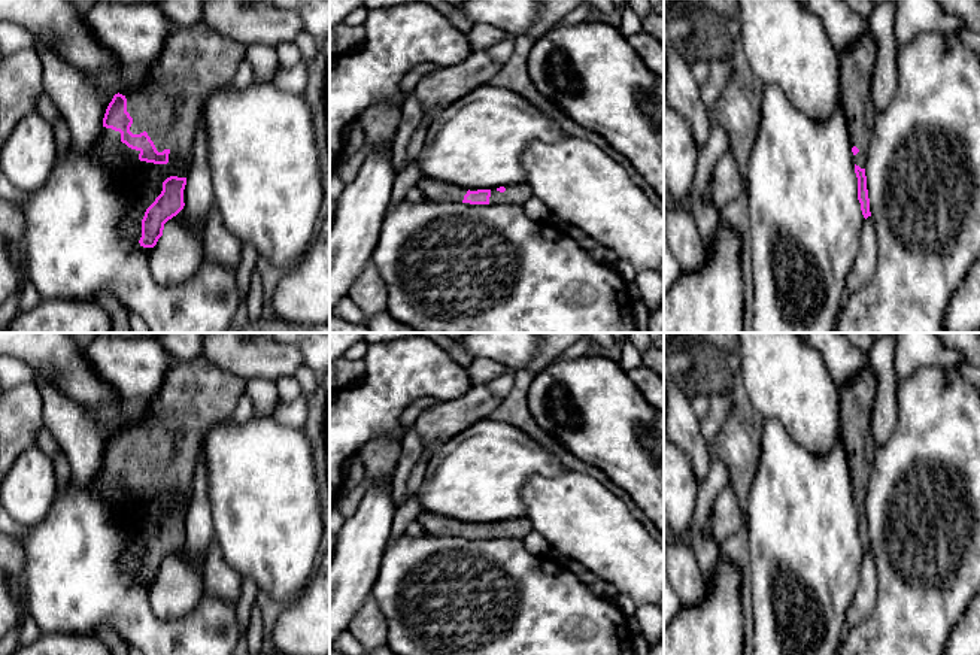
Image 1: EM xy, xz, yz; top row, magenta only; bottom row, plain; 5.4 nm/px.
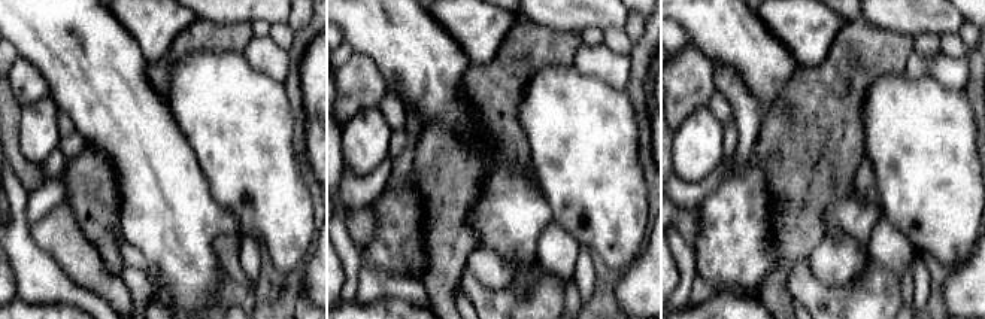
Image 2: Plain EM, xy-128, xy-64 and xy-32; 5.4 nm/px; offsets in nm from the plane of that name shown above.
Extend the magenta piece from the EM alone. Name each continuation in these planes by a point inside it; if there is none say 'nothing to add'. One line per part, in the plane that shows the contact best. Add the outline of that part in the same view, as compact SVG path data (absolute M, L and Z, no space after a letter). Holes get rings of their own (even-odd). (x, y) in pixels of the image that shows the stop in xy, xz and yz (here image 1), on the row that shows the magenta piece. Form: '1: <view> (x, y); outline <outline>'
1: xy (196, 58); outline M204 22L175 25L145 81L122 91L133 118L130 131L146 131L158 152L170 151L176 175L185 175L192 164L194 136L206 97L216 87L228 84L245 58L245 45Z

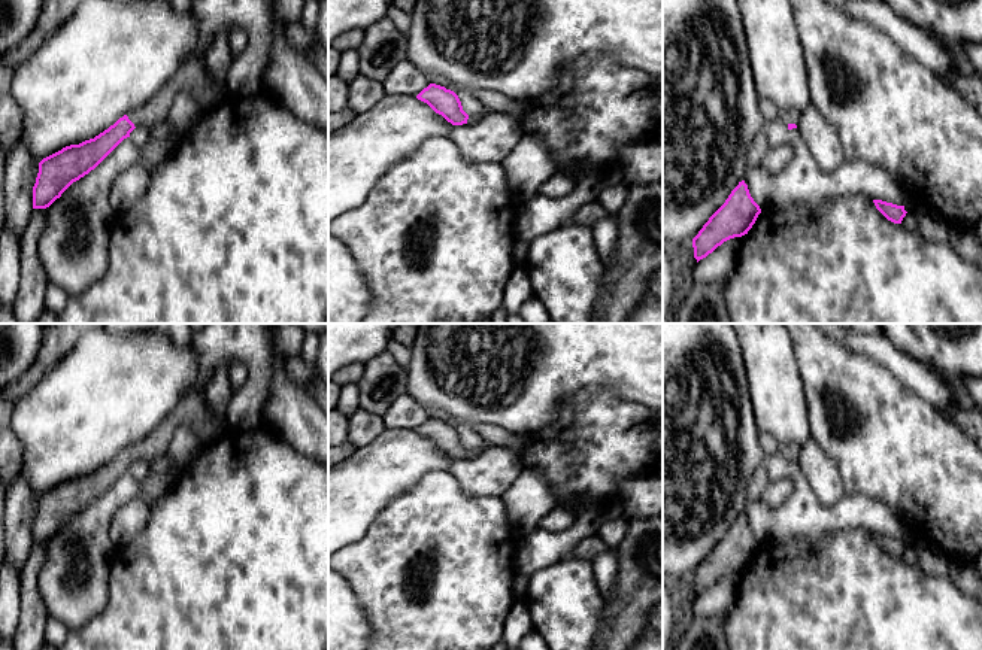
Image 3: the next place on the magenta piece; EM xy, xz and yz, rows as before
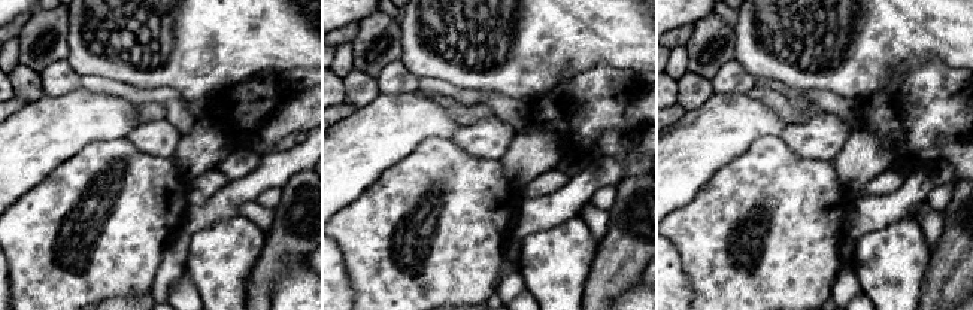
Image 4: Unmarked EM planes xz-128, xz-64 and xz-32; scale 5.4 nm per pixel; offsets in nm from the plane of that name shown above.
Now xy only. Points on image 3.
1: xy (193, 76); outline M191 58L146 104L128 112L128 119L134 127L149 128L169 115L175 97L181 91L190 91L194 95L201 113L222 101L222 91L209 73L204 58Z

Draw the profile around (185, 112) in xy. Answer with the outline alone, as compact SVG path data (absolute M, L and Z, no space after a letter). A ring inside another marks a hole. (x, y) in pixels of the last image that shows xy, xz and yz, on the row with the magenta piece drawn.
M190 91L176 94L166 121L176 130L178 136L185 136L200 119L201 110Z

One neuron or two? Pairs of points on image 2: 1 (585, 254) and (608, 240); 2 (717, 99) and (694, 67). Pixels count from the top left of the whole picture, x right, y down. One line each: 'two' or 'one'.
1: two
2: two

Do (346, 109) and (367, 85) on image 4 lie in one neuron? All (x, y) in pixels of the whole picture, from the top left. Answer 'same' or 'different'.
same

